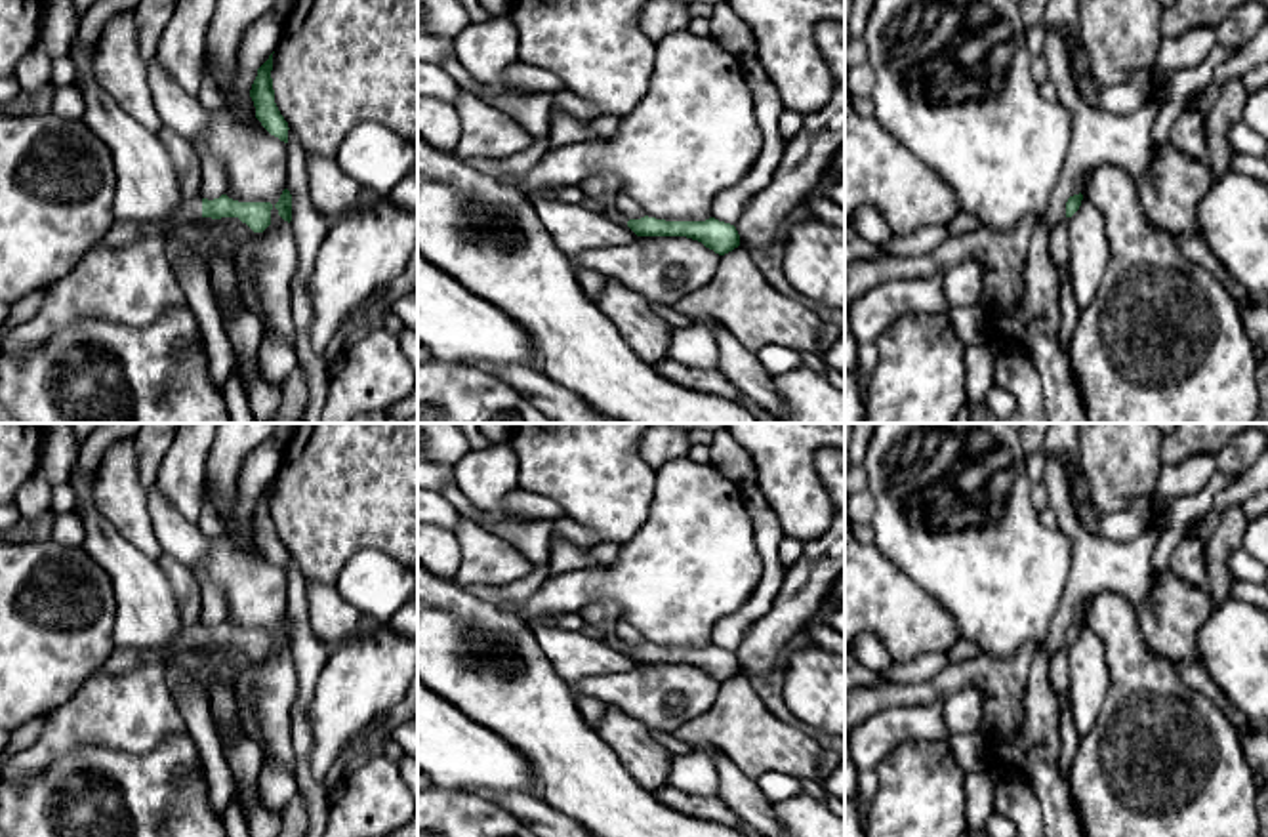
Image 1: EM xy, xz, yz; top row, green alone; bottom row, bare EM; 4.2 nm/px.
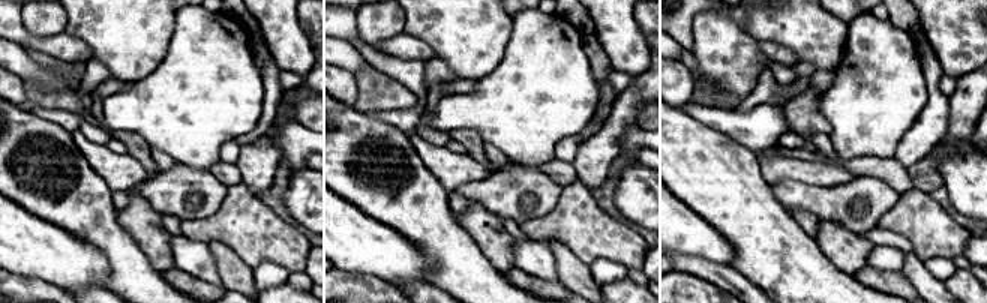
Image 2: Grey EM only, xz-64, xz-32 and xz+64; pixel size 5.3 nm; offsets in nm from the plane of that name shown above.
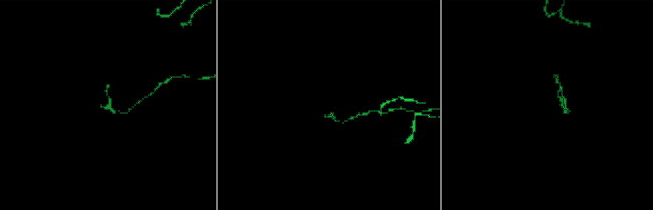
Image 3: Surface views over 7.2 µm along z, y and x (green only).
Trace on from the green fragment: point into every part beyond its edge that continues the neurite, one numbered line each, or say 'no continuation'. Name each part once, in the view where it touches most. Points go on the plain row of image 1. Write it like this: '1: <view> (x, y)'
1: xy (191, 635)

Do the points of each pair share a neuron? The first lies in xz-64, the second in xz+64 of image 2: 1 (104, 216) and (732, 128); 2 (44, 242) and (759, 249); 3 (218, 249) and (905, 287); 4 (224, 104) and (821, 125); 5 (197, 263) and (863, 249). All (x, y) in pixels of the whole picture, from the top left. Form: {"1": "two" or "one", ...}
{"1": "two", "2": "two", "3": "two", "4": "two", "5": "two"}

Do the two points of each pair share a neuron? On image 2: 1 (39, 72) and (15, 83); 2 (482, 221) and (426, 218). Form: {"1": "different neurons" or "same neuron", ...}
{"1": "different neurons", "2": "different neurons"}

